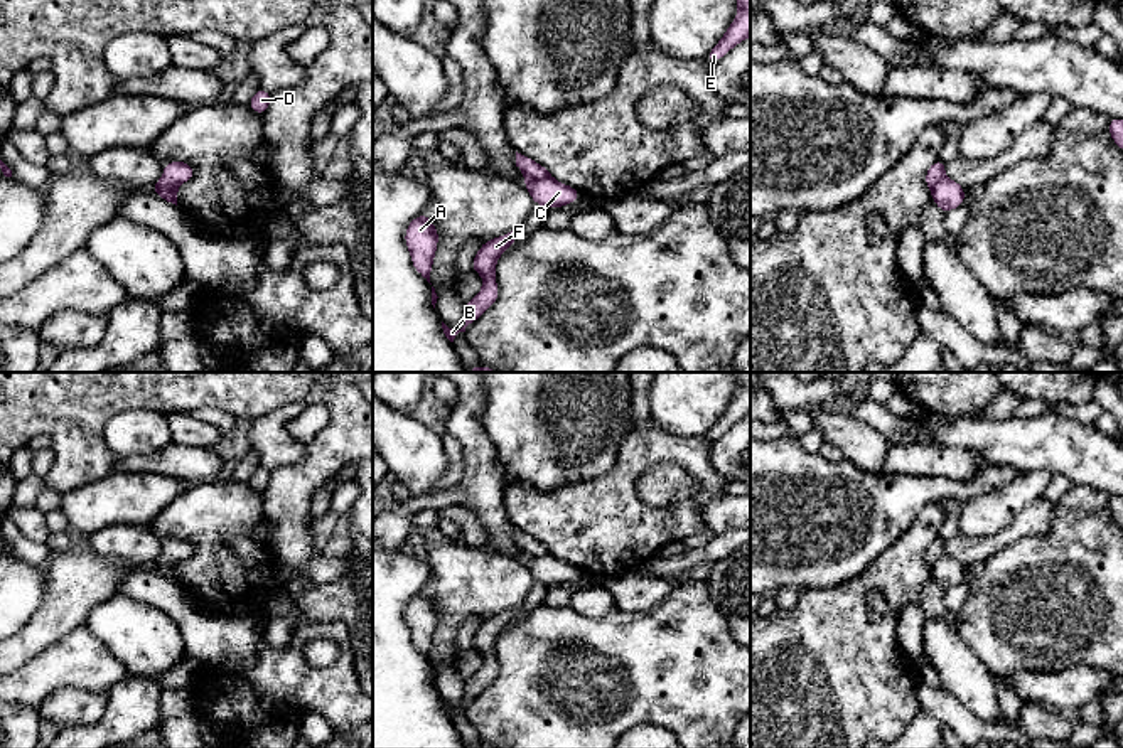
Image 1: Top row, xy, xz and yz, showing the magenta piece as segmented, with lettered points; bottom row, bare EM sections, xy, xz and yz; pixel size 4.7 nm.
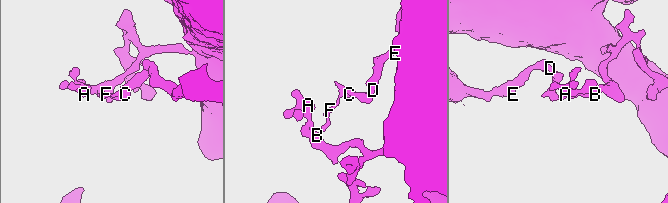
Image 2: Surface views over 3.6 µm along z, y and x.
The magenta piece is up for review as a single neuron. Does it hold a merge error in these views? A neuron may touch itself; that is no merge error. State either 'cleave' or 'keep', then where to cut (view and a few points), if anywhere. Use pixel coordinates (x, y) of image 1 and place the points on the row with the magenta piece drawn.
cleave | xy (176, 184), (150, 189)

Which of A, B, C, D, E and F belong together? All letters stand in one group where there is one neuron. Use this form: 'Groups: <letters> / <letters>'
Groups: A B C F / D E

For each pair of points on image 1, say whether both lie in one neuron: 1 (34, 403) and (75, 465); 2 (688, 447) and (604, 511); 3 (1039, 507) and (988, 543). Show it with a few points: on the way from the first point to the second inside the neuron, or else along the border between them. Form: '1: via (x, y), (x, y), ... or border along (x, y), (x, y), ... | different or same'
1: via (49, 418), (75, 443), (75, 450) | same
2: via (665, 448), (653, 448), (621, 480), (619, 487) | same
3: via (1027, 519), (1000, 541) | same

